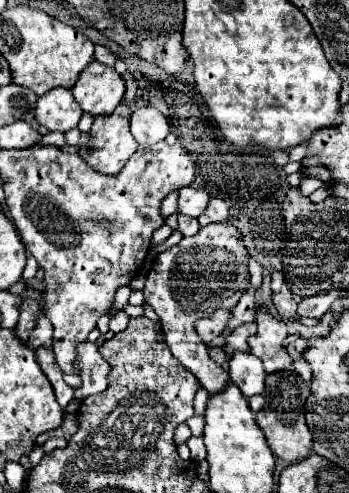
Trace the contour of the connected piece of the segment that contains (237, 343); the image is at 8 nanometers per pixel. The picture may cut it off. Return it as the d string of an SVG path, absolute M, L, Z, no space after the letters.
M246 323L235 328L226 338L225 346L223 347L228 360L232 357L232 352L241 351L248 352L248 338L256 332L256 323Z

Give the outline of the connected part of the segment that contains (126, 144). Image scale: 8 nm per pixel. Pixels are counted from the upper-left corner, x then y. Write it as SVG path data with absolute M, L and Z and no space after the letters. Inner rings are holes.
M120 104L112 114L98 116L90 130L90 142L82 146L80 156L102 174L116 174L136 152L138 142L130 134L128 120L132 110Z

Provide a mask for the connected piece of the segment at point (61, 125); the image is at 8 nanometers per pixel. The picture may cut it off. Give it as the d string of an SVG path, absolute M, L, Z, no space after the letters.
M58 86L40 96L40 100L34 108L34 116L42 126L46 126L50 130L68 132L78 126L82 108L78 106L78 102L70 90Z

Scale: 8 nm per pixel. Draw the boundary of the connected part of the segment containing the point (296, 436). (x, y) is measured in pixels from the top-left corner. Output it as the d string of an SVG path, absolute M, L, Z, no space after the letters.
M294 372L270 374L266 378L266 392L264 392L266 404L262 410L256 412L256 422L264 430L270 450L278 458L290 464L312 454L312 434L304 422L304 404L308 394L310 394L310 388L308 384L302 382L302 378L298 378L298 374Z

